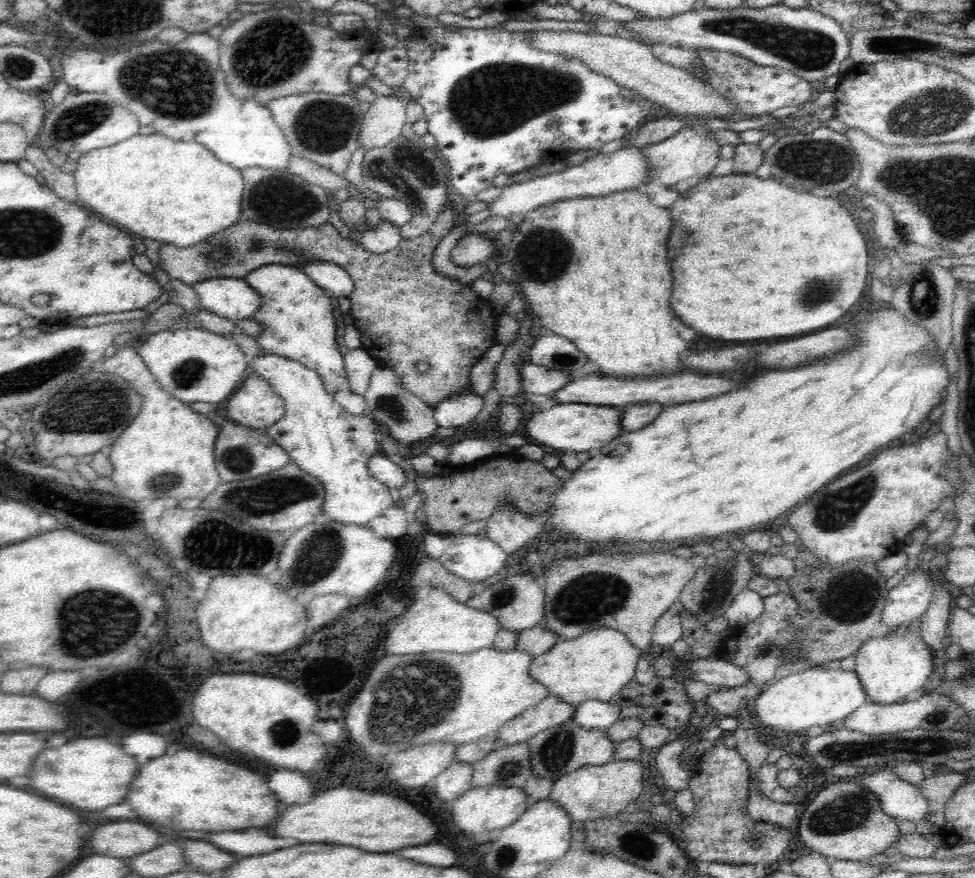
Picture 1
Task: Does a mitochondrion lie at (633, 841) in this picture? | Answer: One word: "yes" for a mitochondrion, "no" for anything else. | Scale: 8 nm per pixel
no

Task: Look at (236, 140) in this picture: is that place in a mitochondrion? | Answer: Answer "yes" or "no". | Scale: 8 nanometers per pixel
no

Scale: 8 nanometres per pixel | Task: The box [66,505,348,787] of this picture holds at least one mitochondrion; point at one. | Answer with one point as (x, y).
(319, 553)

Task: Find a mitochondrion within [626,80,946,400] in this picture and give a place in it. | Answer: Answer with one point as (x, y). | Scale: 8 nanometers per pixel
(827, 161)

